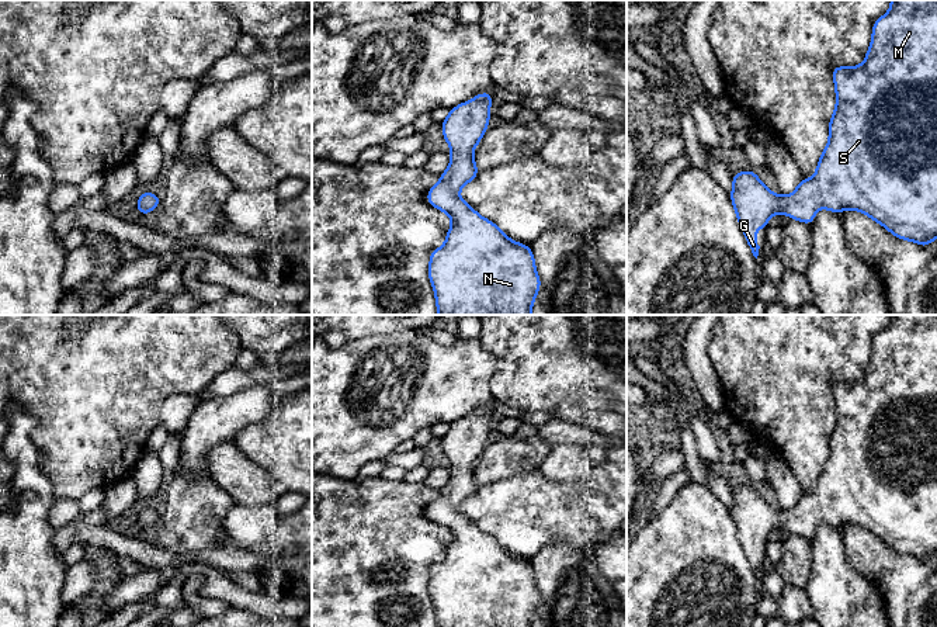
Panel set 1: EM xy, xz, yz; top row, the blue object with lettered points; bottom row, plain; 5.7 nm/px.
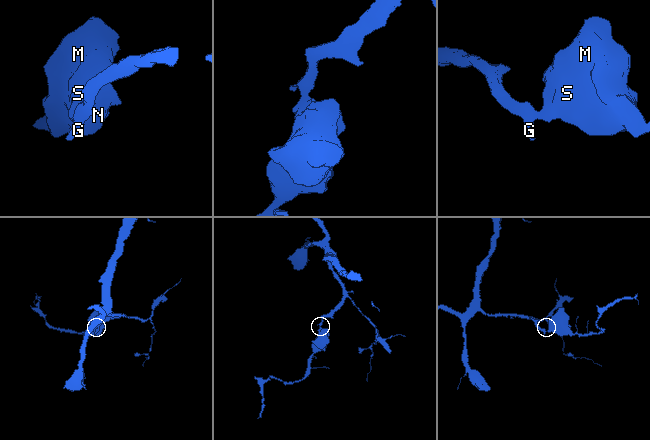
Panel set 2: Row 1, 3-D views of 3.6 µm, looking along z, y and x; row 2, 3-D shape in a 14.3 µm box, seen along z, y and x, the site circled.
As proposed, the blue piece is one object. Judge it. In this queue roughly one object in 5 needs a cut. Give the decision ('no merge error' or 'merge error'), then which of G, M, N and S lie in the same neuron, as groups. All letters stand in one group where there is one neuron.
no merge error; G M N S

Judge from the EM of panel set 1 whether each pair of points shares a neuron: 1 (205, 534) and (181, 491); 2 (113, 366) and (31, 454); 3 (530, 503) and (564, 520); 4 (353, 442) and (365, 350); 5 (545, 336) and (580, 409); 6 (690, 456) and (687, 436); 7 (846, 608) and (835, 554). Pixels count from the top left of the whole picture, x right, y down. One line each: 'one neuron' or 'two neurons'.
1: one neuron
2: two neurons
3: one neuron
4: one neuron
5: one neuron
6: one neuron
7: one neuron

